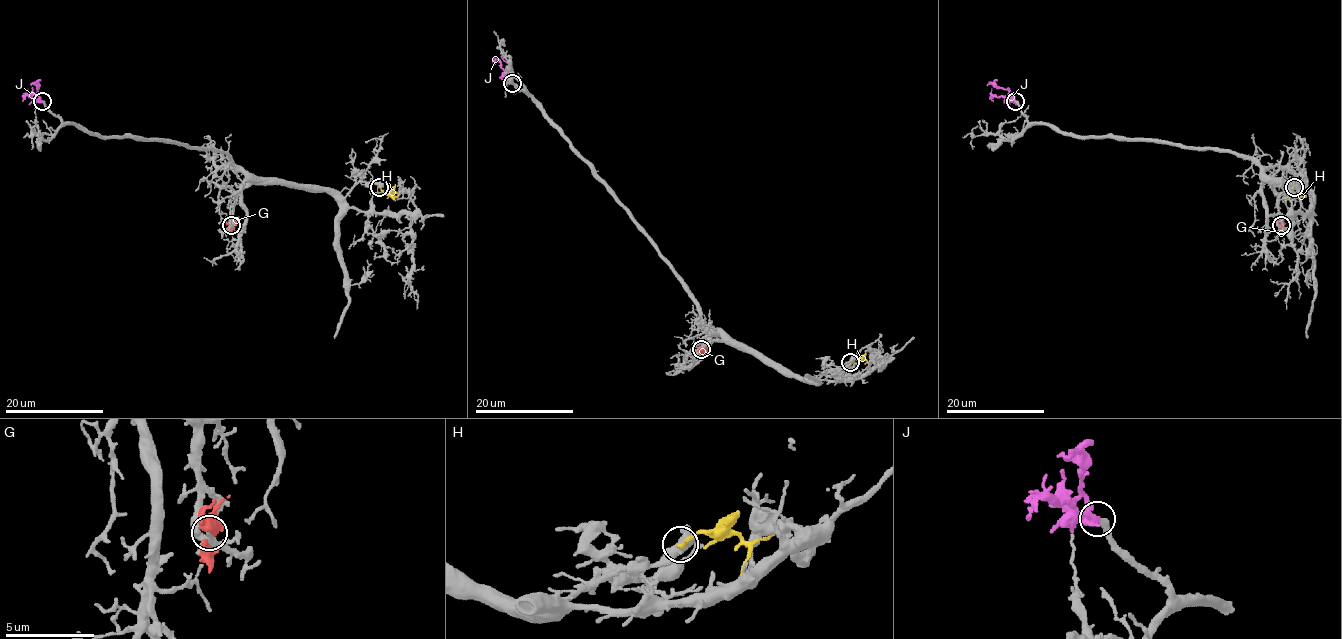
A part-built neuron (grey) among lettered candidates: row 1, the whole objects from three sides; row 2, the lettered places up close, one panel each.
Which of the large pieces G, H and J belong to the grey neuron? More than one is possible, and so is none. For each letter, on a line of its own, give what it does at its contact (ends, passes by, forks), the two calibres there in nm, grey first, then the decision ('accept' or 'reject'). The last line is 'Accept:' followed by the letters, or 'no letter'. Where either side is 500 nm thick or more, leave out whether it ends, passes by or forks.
G: it forks; calibres 360 and 440 nm; reject
H: calibres 800 and 220 nm; reject
J: it passes by; calibres 380 and 320 nm; accept
Accept: J

